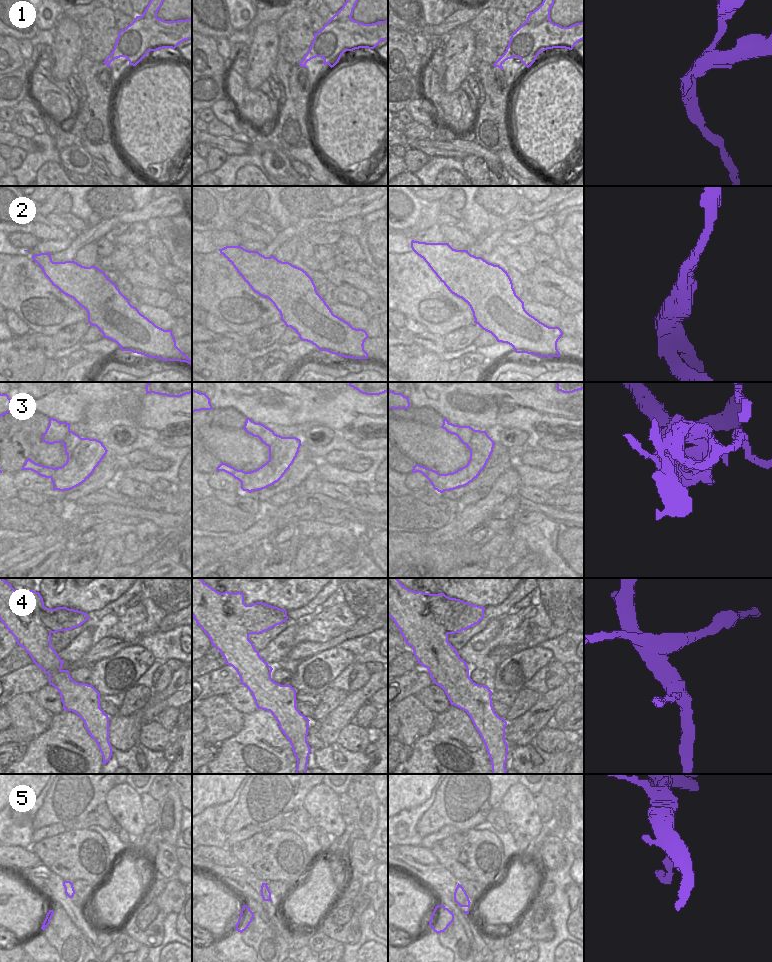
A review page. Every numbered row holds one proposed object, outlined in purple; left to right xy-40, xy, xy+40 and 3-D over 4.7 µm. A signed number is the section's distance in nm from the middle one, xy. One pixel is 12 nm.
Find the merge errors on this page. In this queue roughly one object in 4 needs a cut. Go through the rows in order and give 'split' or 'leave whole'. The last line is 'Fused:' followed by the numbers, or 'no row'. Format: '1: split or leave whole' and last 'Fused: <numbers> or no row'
1: split
2: split
3: split
4: split
5: leave whole
Fused: 1, 2, 3, 4

